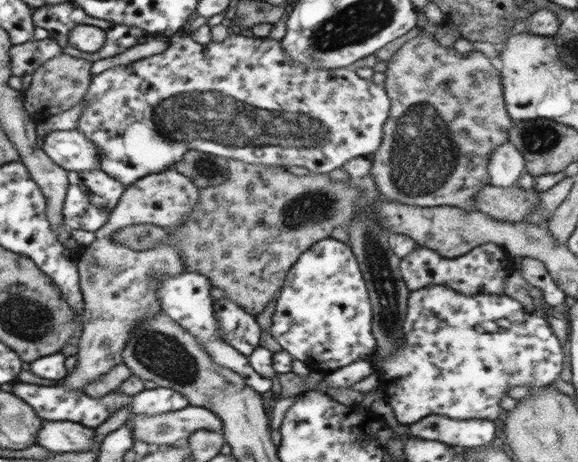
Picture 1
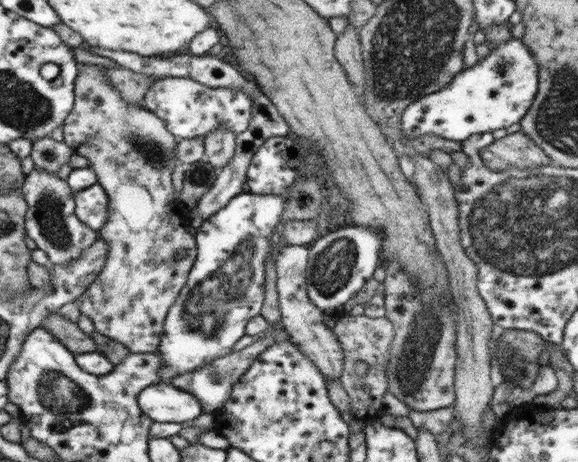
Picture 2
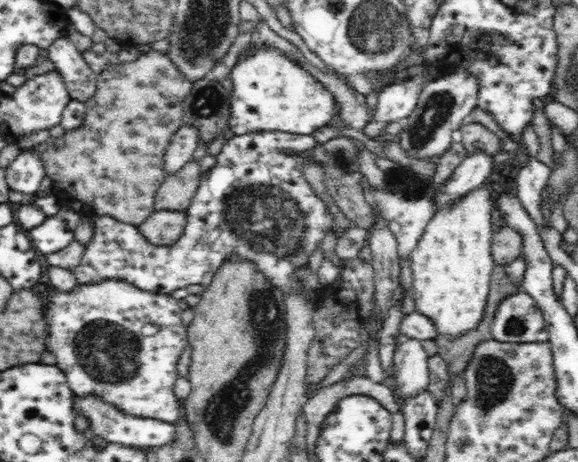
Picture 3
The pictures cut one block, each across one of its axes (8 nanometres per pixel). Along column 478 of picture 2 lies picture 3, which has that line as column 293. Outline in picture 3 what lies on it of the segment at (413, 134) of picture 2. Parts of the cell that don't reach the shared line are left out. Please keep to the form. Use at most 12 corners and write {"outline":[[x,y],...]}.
{"outline":[[258,39],[230,73],[232,136],[312,135],[341,110]]}

